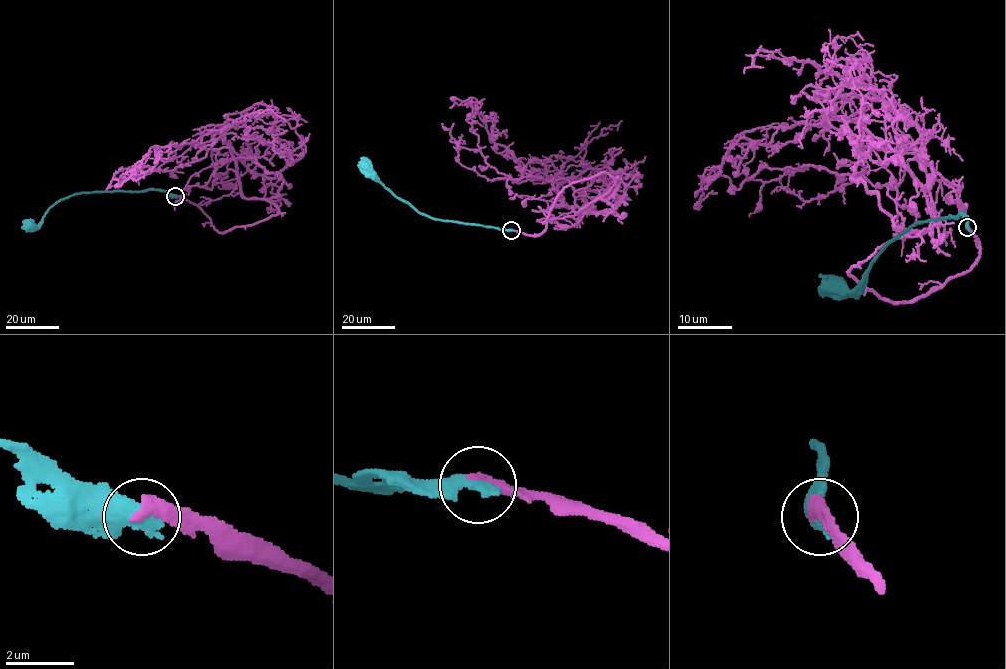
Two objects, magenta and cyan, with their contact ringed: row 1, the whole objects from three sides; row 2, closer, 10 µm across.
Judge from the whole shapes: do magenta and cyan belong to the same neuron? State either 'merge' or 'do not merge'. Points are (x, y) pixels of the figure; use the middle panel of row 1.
do not merge

